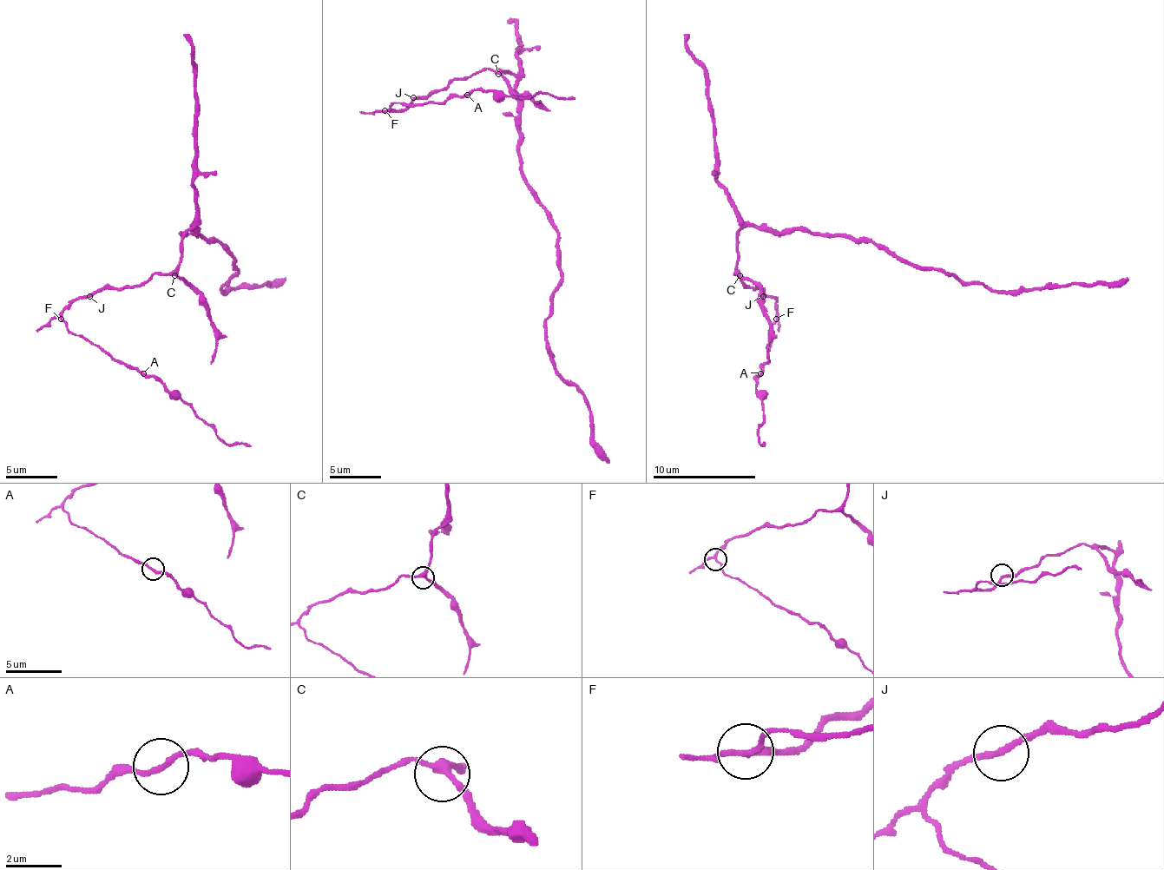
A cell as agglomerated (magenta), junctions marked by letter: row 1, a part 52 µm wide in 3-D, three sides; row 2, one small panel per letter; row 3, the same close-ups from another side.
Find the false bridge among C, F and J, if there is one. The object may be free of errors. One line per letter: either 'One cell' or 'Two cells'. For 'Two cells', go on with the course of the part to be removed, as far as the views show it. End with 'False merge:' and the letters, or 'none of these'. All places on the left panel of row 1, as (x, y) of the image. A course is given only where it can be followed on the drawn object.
C: One cell
F: Two cells. Course of the part to remove: (61, 319), (71, 332), (100, 345), (117, 360), (154, 376), (184, 401), (228, 445), (251, 445)
J: One cell
False merge: F

